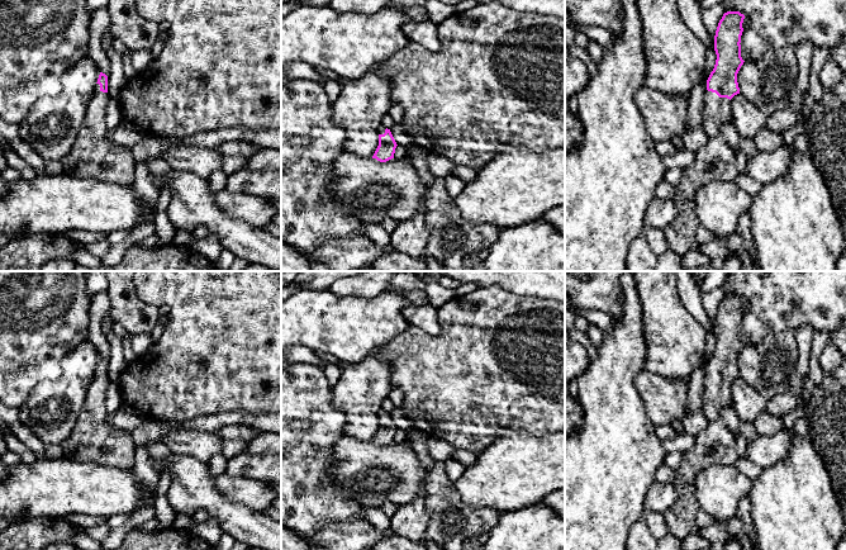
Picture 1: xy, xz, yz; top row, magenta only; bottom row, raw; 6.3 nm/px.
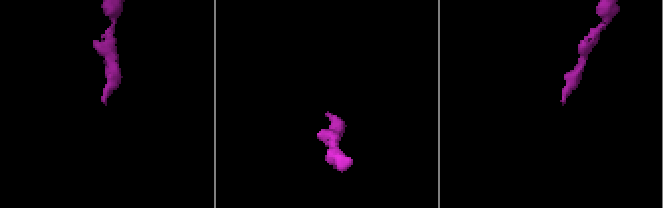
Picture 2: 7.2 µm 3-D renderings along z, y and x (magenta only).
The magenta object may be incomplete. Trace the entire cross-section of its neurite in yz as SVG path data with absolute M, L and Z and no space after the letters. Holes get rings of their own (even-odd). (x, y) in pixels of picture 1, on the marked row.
M727 11L718 23L714 35L717 60L703 94L700 127L707 133L707 142L695 152L694 163L683 170L672 199L678 213L674 222L662 229L669 250L681 257L699 251L697 228L700 224L694 203L697 191L714 180L735 181L740 174L736 155L721 127L731 122L731 99L740 94L737 74L745 62L740 44L743 19L740 11Z

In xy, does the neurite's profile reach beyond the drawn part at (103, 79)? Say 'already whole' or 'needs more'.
needs more

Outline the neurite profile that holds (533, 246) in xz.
M541 218L502 228L484 265L488 271L565 271L565 233Z

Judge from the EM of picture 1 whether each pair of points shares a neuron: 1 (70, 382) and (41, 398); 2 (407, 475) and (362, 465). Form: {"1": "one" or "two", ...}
{"1": "one", "2": "one"}

